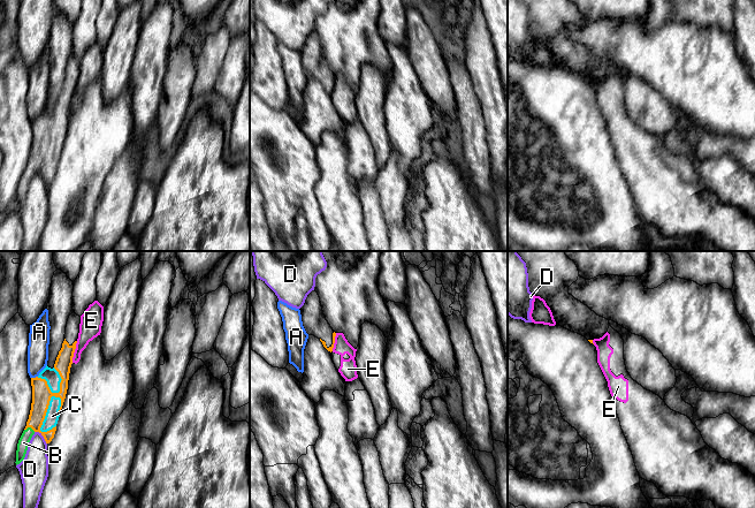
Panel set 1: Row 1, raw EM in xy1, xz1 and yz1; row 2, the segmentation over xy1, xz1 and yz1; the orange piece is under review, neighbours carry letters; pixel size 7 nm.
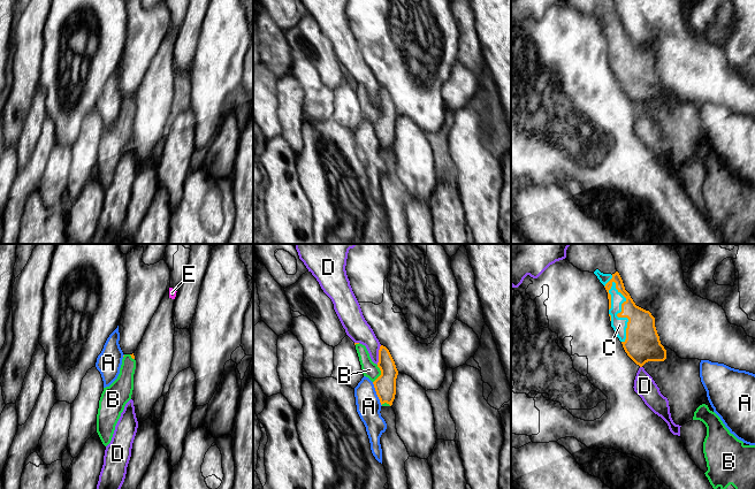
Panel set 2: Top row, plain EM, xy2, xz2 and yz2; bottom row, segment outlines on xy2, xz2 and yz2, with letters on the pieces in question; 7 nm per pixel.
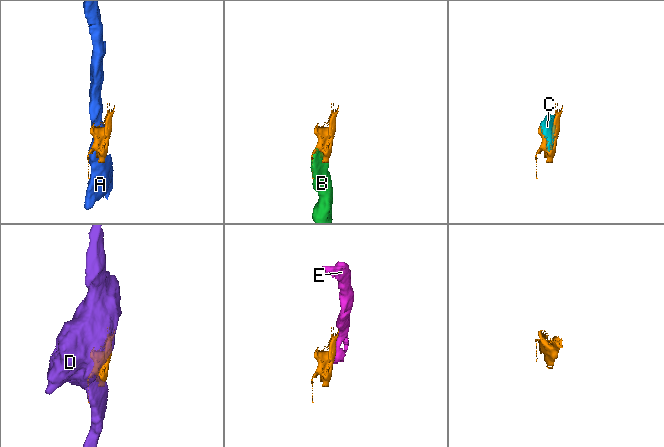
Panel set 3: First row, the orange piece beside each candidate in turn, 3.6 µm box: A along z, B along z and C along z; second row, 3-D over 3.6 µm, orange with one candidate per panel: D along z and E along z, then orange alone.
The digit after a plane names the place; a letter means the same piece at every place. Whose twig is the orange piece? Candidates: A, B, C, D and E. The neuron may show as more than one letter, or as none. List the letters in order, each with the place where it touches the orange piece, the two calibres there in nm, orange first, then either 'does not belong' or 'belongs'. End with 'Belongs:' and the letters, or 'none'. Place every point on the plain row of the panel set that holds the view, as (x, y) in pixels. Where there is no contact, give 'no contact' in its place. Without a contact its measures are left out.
A: contact xz2 (376, 136); calibres 150 and 170 nm; does not belong
B: contact xz2 (381, 116); calibres 150 and 110 nm; belongs
C: contact yz2 (617, 58); calibres 240 and 110 nm; belongs
D: contact xz2 (379, 97); calibres 150 and 160 nm; does not belong
E: contact xy1 (74, 93); calibres 120 and 160 nm; does not belong
Belongs: B, C

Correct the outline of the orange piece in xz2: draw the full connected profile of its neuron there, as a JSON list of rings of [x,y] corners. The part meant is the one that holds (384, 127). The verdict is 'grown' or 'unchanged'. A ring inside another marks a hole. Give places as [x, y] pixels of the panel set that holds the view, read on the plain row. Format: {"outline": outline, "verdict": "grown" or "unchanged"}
{"outline": [[[354,85],[364,119],[368,120],[375,130],[382,148],[391,148],[396,137],[398,113],[389,92],[381,87],[379,105],[374,106],[365,87]]], "verdict": "grown"}

